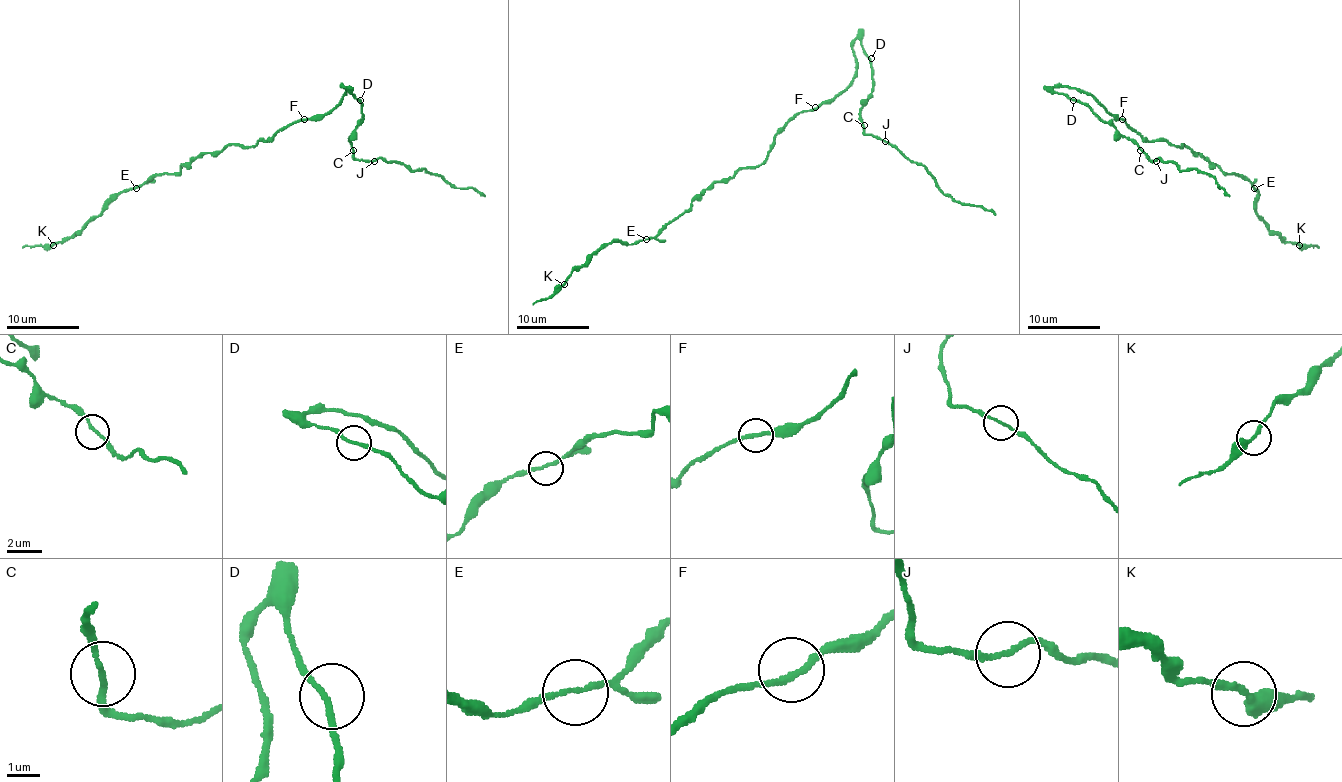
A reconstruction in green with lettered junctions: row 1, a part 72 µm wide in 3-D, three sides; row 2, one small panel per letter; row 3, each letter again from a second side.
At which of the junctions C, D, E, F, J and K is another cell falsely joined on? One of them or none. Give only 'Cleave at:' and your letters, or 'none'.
Cleave at: none

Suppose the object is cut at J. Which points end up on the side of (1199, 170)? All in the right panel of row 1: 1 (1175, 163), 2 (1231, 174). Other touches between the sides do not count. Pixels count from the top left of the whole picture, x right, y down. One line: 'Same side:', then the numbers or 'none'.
Same side: 1

